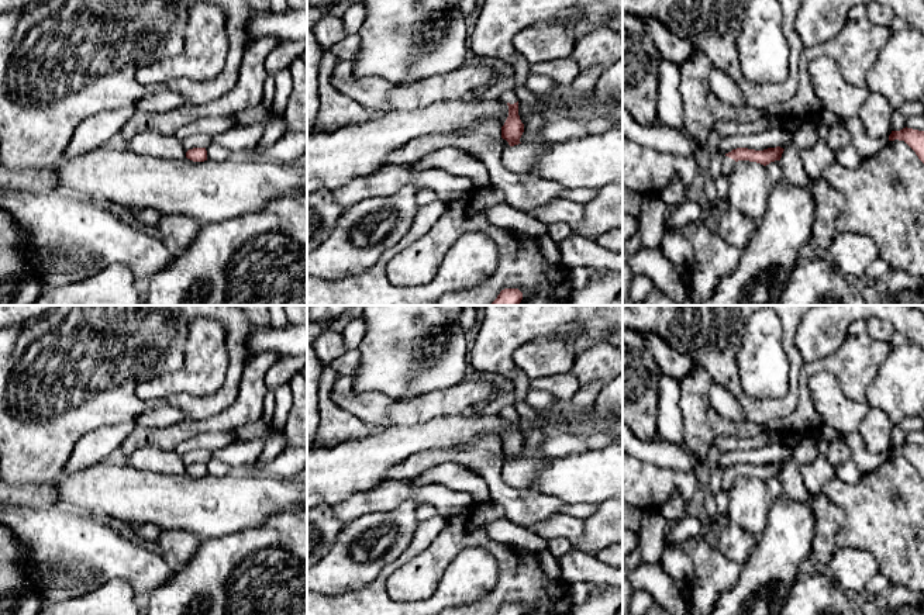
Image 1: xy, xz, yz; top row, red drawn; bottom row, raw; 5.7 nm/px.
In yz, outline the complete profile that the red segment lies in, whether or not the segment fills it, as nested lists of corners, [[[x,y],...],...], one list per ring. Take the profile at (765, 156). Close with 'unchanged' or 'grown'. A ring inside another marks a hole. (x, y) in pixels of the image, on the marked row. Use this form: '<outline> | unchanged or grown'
[[[780,146],[768,148],[763,151],[755,151],[748,148],[732,149],[731,152],[725,153],[725,158],[723,160],[721,175],[724,175],[728,179],[734,163],[738,160],[756,162],[766,166],[770,162],[780,160],[783,151],[785,149]]] | grown

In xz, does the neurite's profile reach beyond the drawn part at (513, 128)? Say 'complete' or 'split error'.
split error

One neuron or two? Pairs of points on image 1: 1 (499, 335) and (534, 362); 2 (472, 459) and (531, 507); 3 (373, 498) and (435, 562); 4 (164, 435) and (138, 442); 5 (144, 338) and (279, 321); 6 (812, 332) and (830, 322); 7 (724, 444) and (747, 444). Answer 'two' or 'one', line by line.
1: two
2: one
3: two
4: one
5: two
6: one
7: one

